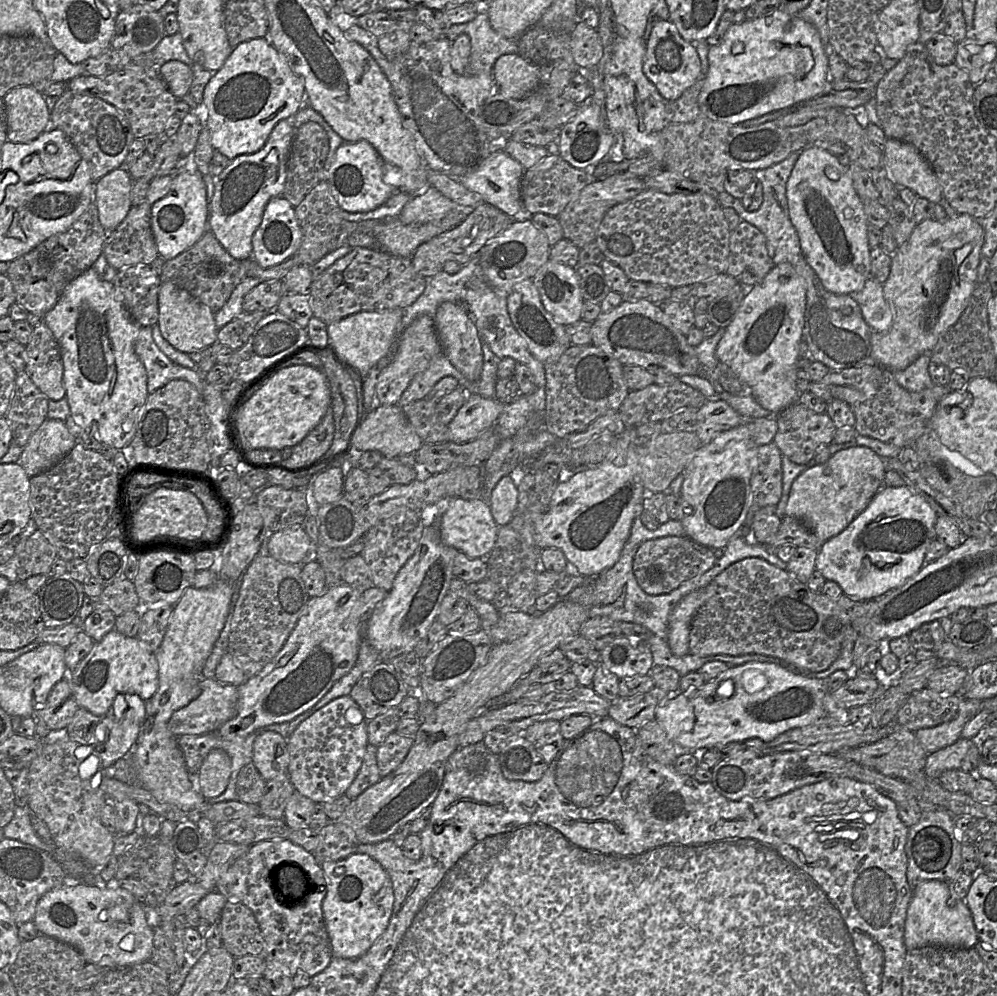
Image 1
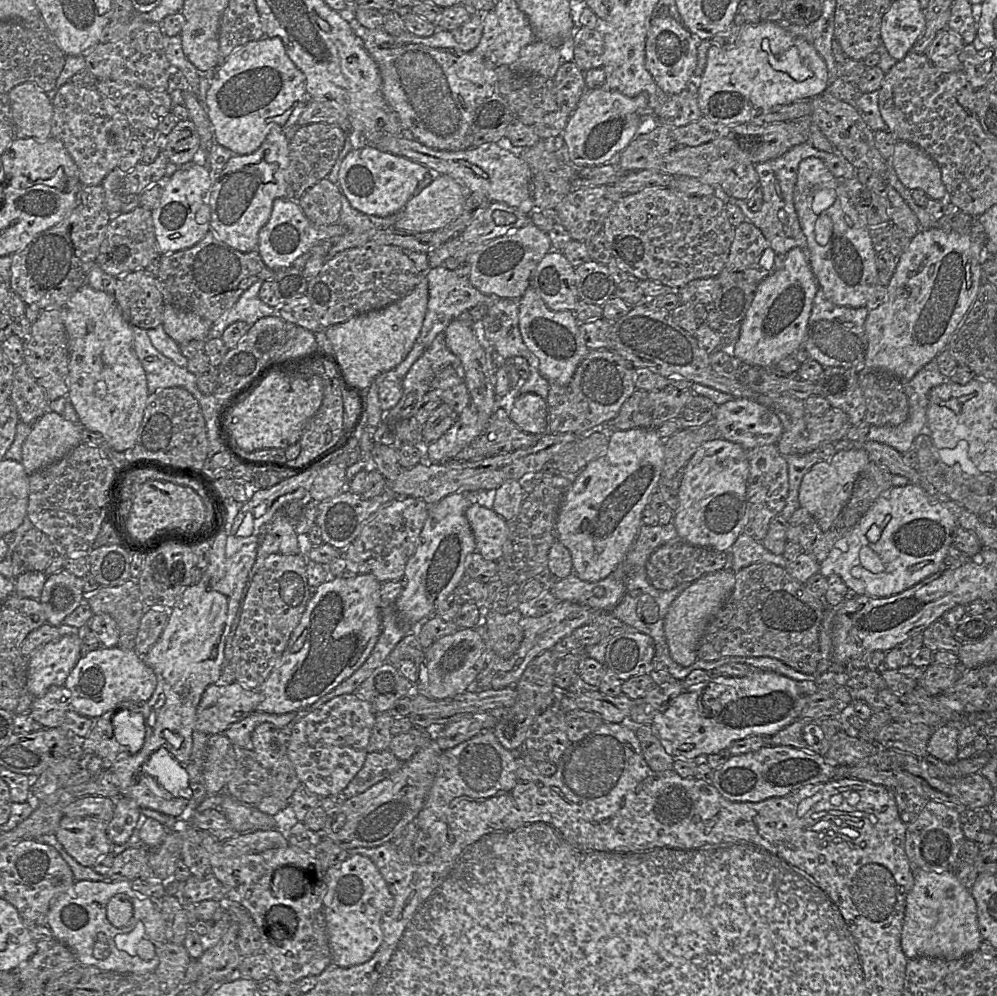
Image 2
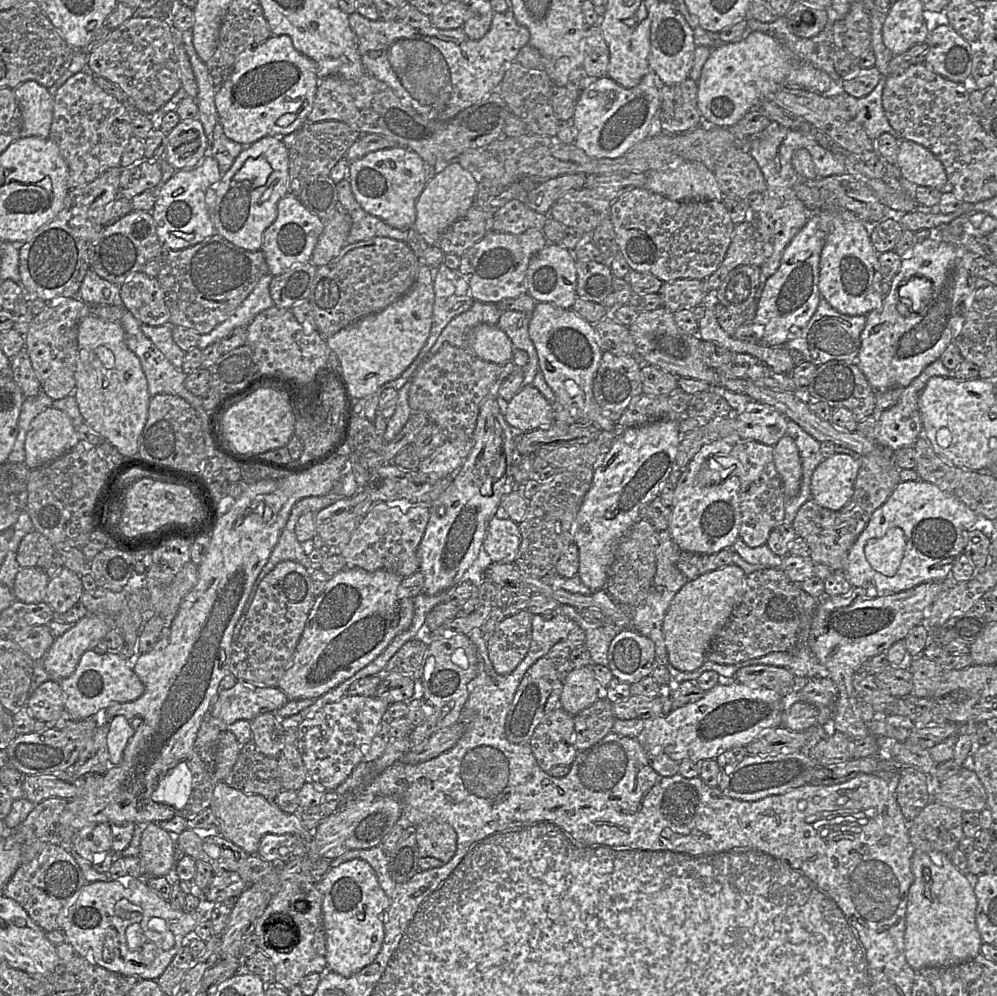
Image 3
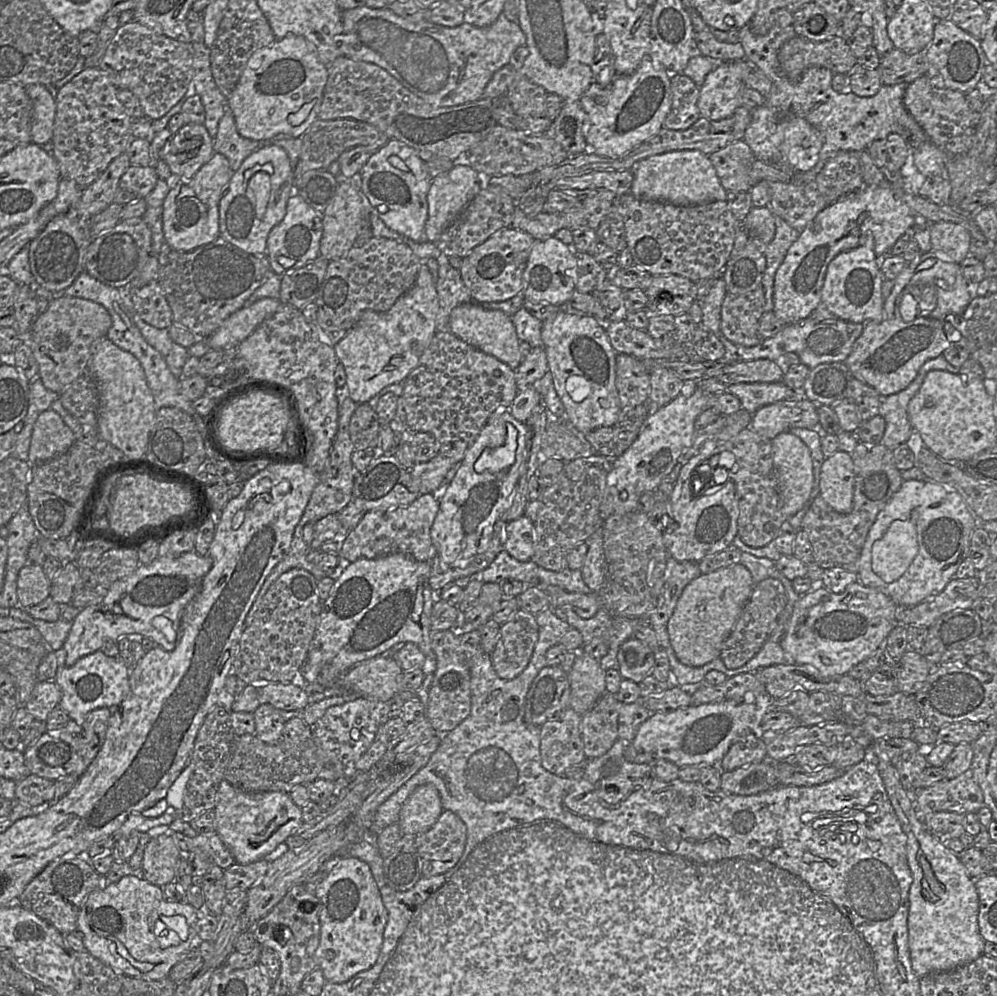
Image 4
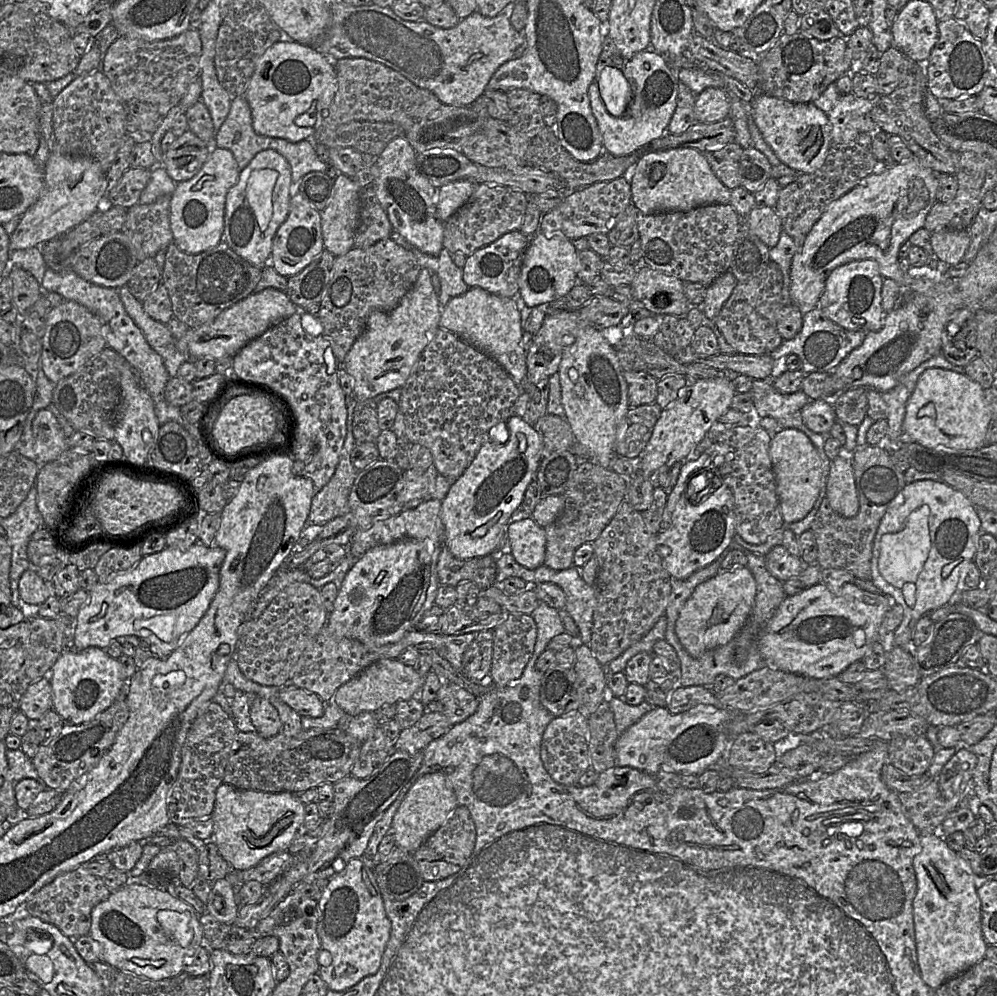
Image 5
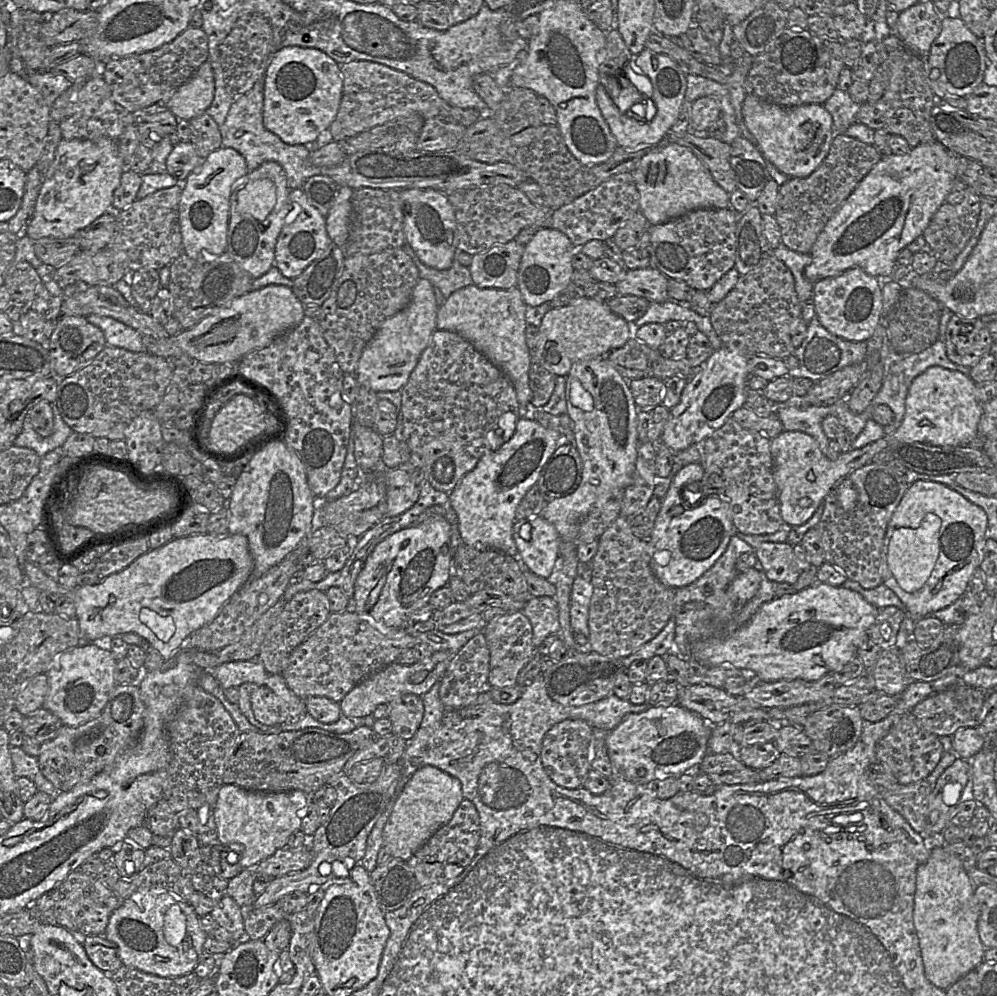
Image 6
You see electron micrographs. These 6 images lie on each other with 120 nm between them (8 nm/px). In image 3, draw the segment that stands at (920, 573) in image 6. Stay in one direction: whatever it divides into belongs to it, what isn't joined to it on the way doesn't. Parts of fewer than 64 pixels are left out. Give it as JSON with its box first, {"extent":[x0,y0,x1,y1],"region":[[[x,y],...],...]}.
{"extent":[864,527,905,577],"region":[[[892,527],[883,537],[869,540],[864,547],[864,553],[875,571],[892,577],[900,567],[905,545],[903,530],[899,527]]]}

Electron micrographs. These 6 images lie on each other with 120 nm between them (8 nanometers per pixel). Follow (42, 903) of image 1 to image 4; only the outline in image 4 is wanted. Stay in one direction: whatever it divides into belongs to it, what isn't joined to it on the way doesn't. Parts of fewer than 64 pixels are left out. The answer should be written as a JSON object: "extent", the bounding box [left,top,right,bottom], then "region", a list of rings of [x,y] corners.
{"extent":[77,875,199,980],"region":[[[129,875],[87,897],[78,918],[77,930],[83,934],[86,950],[117,973],[142,980],[160,980],[168,977],[171,969],[194,949],[194,939],[198,936],[199,912],[190,904],[169,900],[161,887],[146,879]]]}

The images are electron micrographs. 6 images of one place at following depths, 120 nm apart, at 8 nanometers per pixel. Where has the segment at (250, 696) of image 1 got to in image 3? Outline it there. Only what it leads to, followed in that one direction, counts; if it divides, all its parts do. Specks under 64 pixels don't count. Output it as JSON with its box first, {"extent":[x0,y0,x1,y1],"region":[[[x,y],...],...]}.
{"extent":[277,567,414,700],"region":[[[345,567],[329,578],[323,592],[315,598],[291,664],[277,685],[289,700],[321,697],[371,663],[399,633],[409,628],[414,601],[397,595],[402,579],[386,570],[368,572],[356,567]]]}

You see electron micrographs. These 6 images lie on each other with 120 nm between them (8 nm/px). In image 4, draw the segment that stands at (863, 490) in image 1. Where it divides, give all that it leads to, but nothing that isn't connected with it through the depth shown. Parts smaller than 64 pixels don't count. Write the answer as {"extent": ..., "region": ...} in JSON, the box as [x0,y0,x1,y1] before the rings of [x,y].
{"extent":[819,450,855,514],"region":[[[838,450],[833,456],[825,458],[819,487],[819,496],[836,512],[849,514],[852,511],[855,477],[851,454]]]}

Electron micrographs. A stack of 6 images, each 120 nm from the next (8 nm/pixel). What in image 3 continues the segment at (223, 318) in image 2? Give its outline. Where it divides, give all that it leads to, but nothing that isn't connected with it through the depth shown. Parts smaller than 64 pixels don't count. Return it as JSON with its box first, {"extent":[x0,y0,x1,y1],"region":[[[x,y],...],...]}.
{"extent":[198,273,275,349],"region":[[[269,273],[263,276],[247,298],[233,311],[233,313],[211,332],[200,336],[198,348],[205,349],[209,345],[218,343],[236,327],[248,327],[255,317],[262,311],[275,305],[270,295],[270,283],[273,276]]]}

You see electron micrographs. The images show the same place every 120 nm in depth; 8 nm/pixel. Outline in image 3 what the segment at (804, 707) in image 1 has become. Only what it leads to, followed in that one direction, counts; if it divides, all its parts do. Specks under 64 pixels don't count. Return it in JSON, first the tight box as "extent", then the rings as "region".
{"extent":[642,681,782,763],"region":[[[722,681],[698,701],[678,707],[647,722],[642,743],[647,753],[664,753],[677,763],[715,760],[724,751],[746,746],[763,732],[782,725],[781,694],[766,687]]]}

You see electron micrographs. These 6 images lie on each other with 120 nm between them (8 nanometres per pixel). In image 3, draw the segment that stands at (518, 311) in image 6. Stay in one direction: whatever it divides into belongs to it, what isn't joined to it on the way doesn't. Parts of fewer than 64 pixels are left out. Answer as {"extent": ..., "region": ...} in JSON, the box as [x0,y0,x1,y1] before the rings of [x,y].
{"extent":[467,324,514,364],"region":[[[481,324],[472,329],[467,347],[478,358],[496,364],[511,361],[514,354],[510,338],[496,325]]]}

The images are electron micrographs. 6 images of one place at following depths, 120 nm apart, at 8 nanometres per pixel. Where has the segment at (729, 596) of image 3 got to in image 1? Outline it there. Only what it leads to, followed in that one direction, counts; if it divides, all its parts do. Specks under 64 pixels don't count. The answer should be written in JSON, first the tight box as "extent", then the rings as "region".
{"extent":[668,579,714,656],"region":[[[714,579],[706,587],[684,596],[673,608],[668,619],[668,644],[676,656],[690,653],[689,640],[692,620],[698,609],[714,594]]]}

